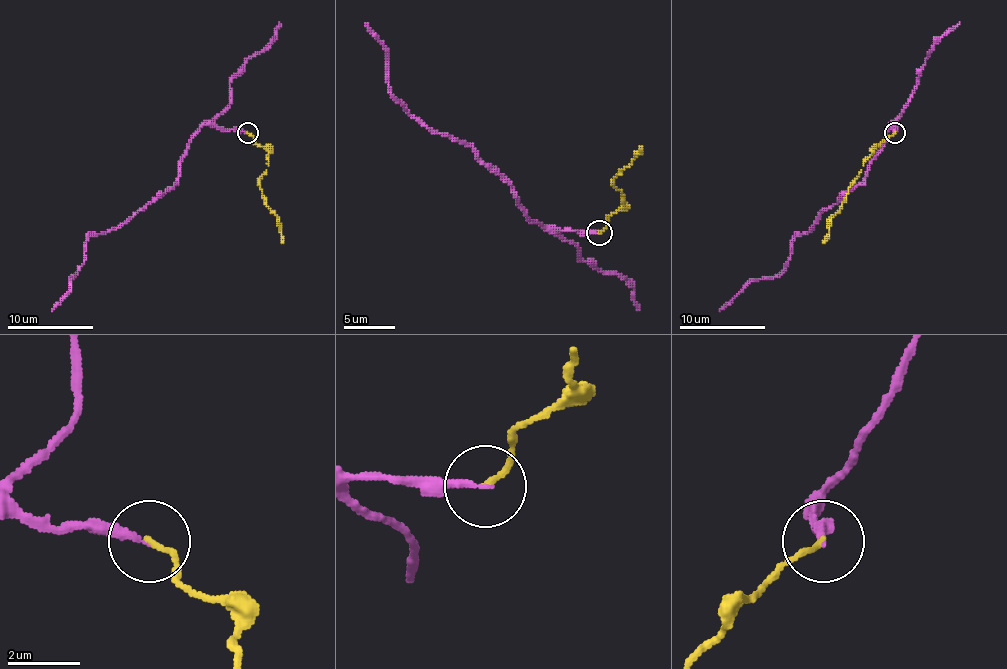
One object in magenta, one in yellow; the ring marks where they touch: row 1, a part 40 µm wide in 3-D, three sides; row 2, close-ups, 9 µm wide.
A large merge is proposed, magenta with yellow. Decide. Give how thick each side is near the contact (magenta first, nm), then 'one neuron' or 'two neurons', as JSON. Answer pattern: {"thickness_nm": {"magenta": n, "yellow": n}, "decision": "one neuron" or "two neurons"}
{"thickness_nm": {"magenta": 200, "yellow": 150}, "decision": "two neurons"}

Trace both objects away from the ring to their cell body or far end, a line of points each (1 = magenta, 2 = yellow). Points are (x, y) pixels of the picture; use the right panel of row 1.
1: (895, 133), (891, 125), (863, 180), (799, 234), (788, 264), (777, 275), (752, 279), (720, 311)
2: (895, 133), (863, 163), (842, 206), (831, 219), (829, 236), (822, 243)

